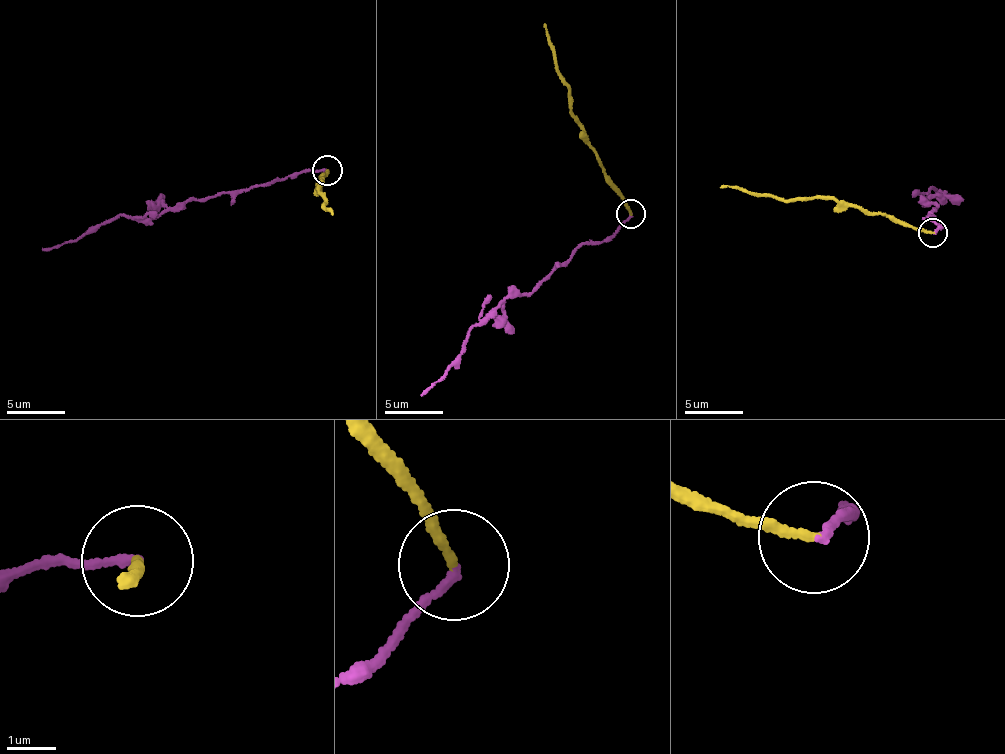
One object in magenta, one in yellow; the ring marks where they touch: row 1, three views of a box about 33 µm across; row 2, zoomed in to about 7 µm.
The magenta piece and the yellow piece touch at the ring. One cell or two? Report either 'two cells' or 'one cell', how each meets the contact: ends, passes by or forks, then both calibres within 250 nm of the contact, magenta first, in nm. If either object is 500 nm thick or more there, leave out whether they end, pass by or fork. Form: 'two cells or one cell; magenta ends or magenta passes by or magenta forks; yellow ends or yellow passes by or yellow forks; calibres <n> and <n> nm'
two cells; magenta ends; yellow ends; calibres 160 and 180 nm

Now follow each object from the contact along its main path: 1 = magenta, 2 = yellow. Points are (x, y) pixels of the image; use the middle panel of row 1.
1: (630, 214), (611, 237), (577, 245), (530, 292), (499, 300), (470, 330), (460, 356), (420, 396)
2: (630, 214), (619, 189), (604, 173), (587, 135), (576, 122), (565, 79), (545, 24)

